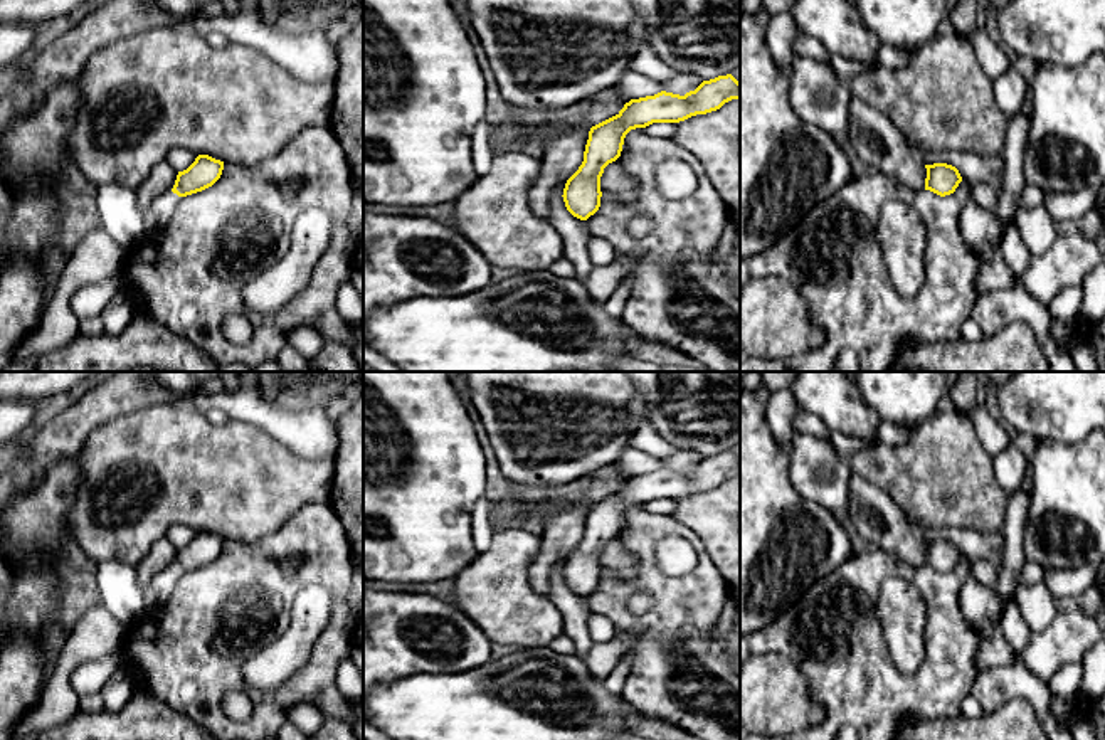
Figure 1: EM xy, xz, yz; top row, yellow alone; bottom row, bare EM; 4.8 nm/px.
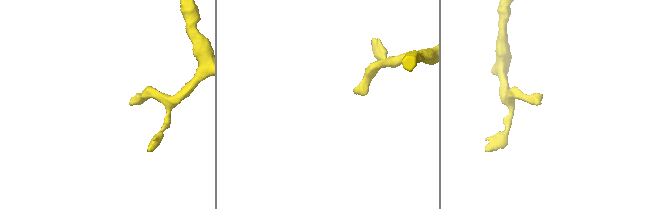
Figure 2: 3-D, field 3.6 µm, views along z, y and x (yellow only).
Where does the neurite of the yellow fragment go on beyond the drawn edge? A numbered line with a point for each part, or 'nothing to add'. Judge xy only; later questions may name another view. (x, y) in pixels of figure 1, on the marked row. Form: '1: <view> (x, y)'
1: xy (160, 211)

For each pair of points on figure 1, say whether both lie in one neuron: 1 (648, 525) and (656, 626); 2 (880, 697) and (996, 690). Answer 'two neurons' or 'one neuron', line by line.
1: one neuron
2: two neurons

